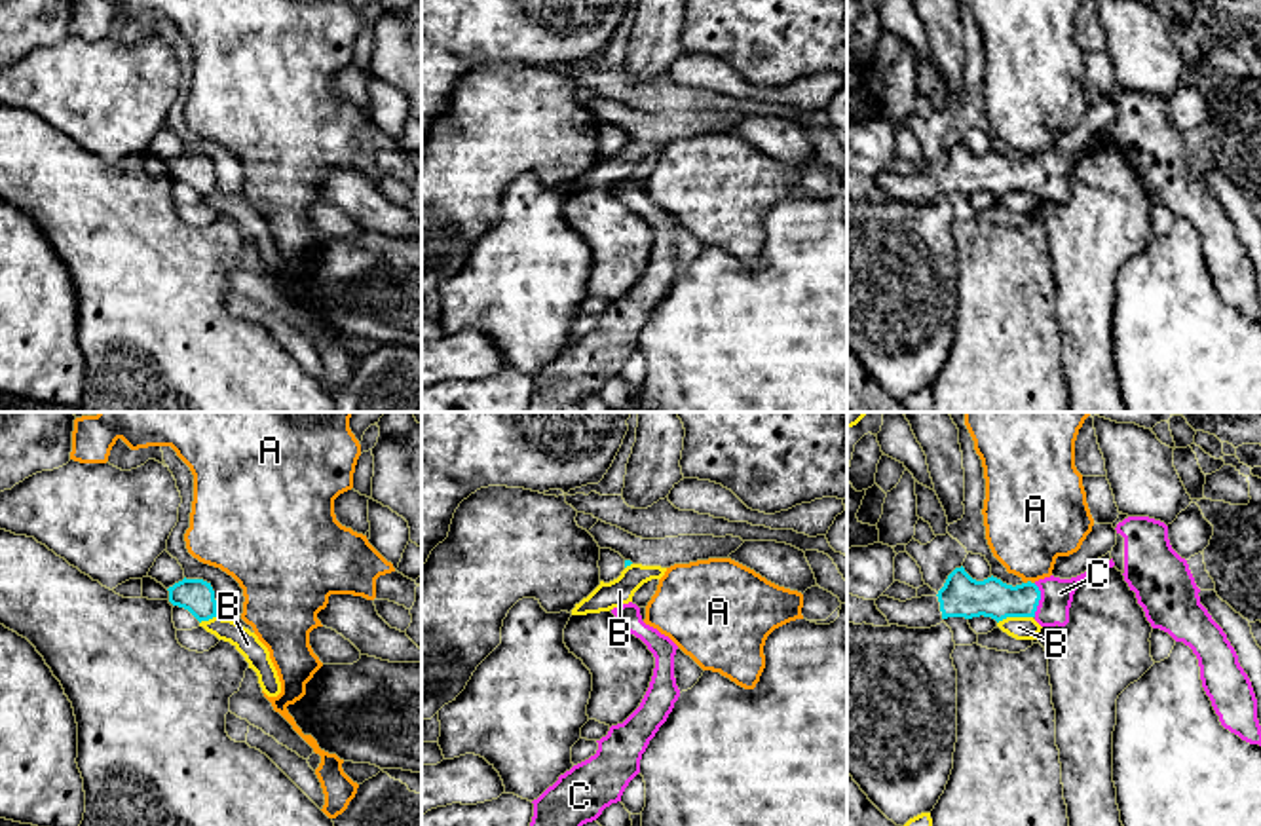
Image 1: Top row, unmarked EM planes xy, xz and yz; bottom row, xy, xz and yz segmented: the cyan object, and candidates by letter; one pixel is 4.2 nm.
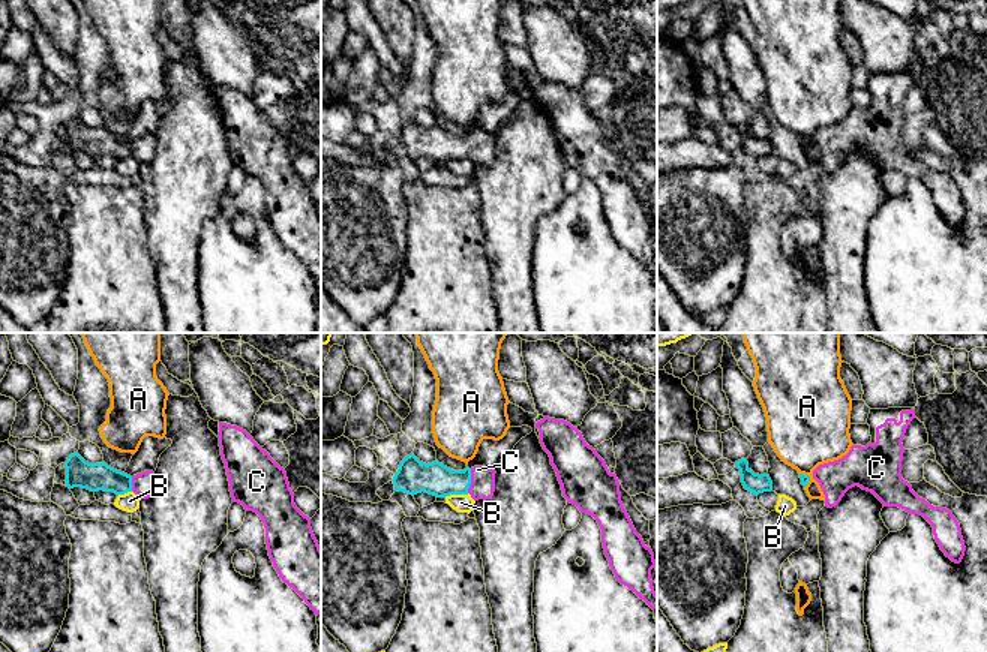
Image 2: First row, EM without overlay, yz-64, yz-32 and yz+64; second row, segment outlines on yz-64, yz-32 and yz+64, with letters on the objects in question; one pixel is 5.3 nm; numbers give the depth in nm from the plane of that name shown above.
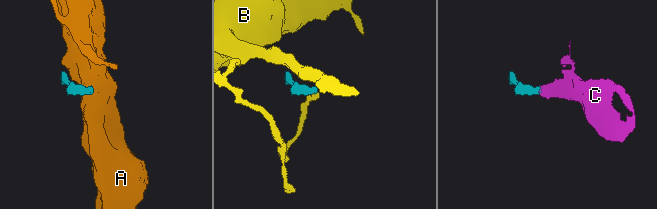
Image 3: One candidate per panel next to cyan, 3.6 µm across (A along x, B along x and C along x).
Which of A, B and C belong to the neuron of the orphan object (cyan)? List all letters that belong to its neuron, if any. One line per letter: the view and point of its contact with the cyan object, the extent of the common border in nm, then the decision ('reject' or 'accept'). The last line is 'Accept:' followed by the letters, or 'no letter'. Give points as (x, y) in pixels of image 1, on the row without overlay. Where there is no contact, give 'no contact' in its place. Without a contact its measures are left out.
A: yz (1028, 156) | 50 nm | reject
B: yz (1015, 190) | 160 nm | reject
C: yz (1039, 173) | 140 nm | accept
Accept: C

